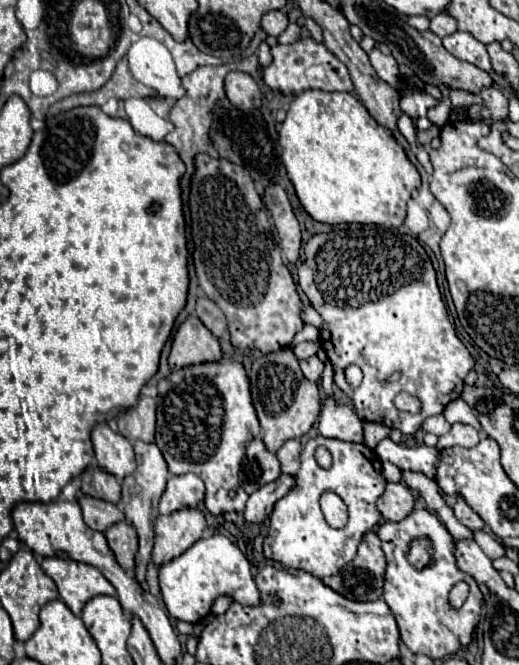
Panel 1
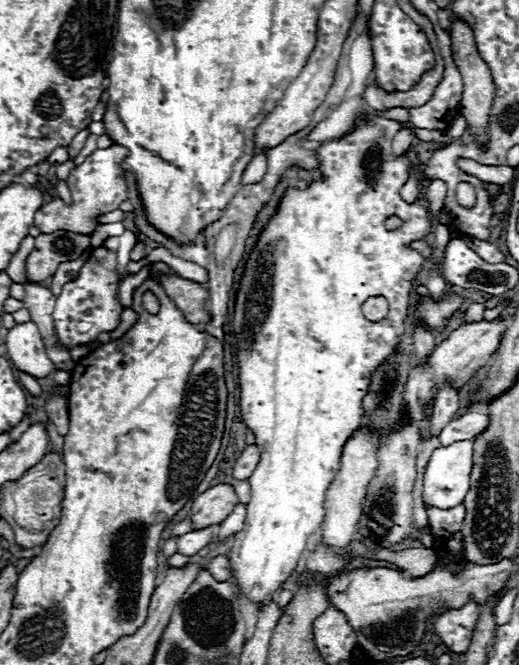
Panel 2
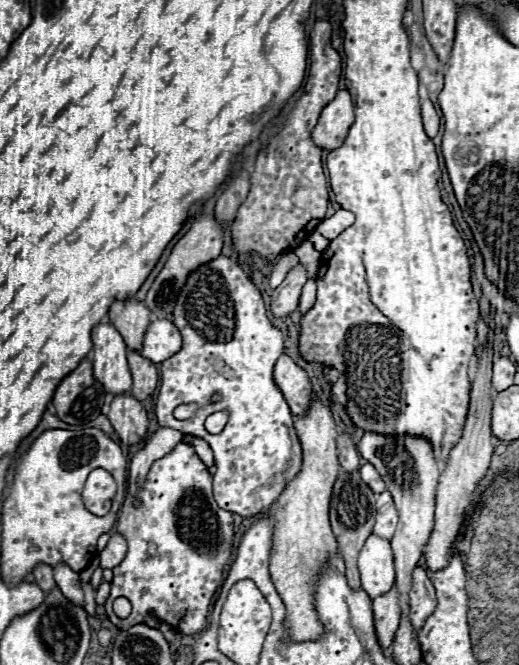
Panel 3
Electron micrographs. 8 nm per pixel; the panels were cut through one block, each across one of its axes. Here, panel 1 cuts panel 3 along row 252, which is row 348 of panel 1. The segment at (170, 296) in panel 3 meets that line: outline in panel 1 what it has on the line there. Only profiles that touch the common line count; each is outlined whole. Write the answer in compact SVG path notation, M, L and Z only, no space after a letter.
M188 316L176 330L168 356L170 370L220 358L218 340L206 330L198 316Z

